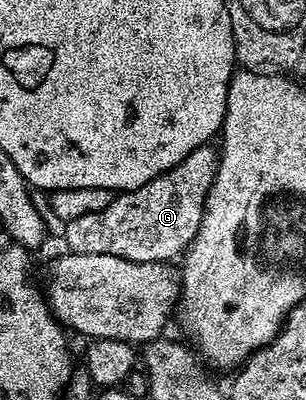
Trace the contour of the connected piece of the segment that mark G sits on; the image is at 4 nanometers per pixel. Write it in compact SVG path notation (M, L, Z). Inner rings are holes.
M214 146L197 148L192 150L192 154L188 154L188 158L184 158L179 164L172 166L172 170L152 178L152 182L131 192L117 193L111 203L114 210L110 210L110 226L106 224L106 238L110 236L108 238L110 242L106 242L106 244L74 244L69 251L74 254L115 255L116 258L136 263L177 261L200 230L208 190L212 186L218 170L218 154L219 149ZM148 196L156 196L156 198L148 198ZM140 202L142 202L140 214L134 214L132 204L140 204ZM120 208L126 208L126 240L122 240L124 234L118 234L114 230L114 224L118 224L122 218Z

